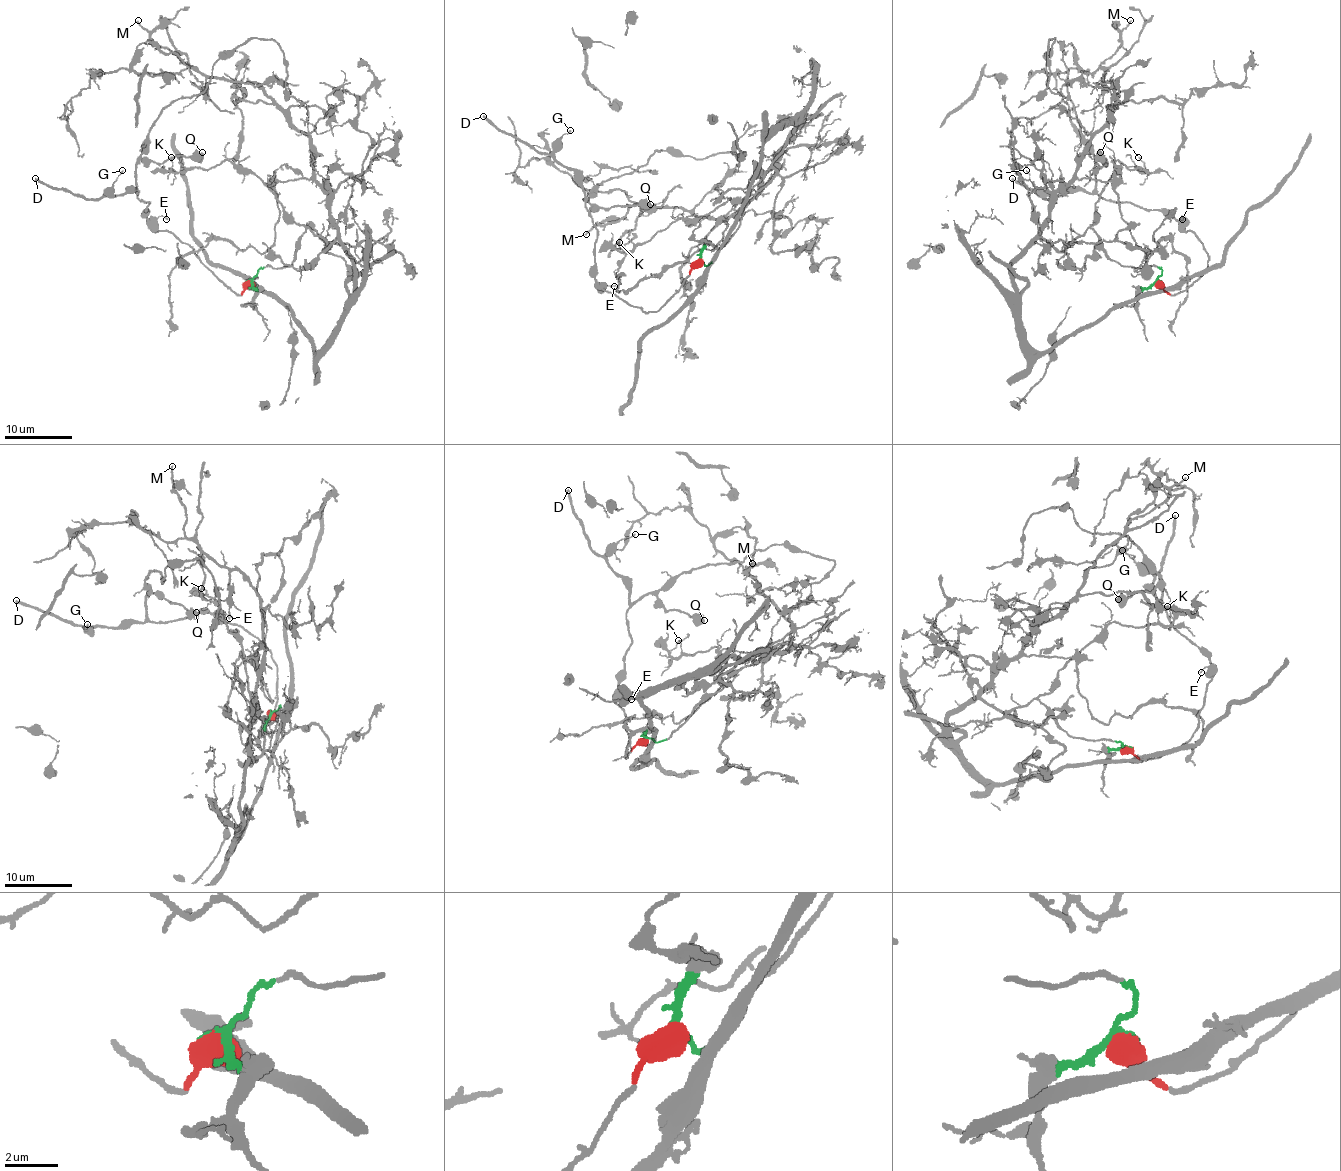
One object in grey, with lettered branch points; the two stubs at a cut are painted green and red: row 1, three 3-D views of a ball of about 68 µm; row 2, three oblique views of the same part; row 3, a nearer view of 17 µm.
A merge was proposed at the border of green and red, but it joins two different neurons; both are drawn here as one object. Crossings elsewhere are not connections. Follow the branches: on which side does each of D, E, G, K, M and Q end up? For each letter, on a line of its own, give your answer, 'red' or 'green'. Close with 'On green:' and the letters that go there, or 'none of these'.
D: red
E: red
G: red
K: green
M: green
Q: red
On green: K, M

